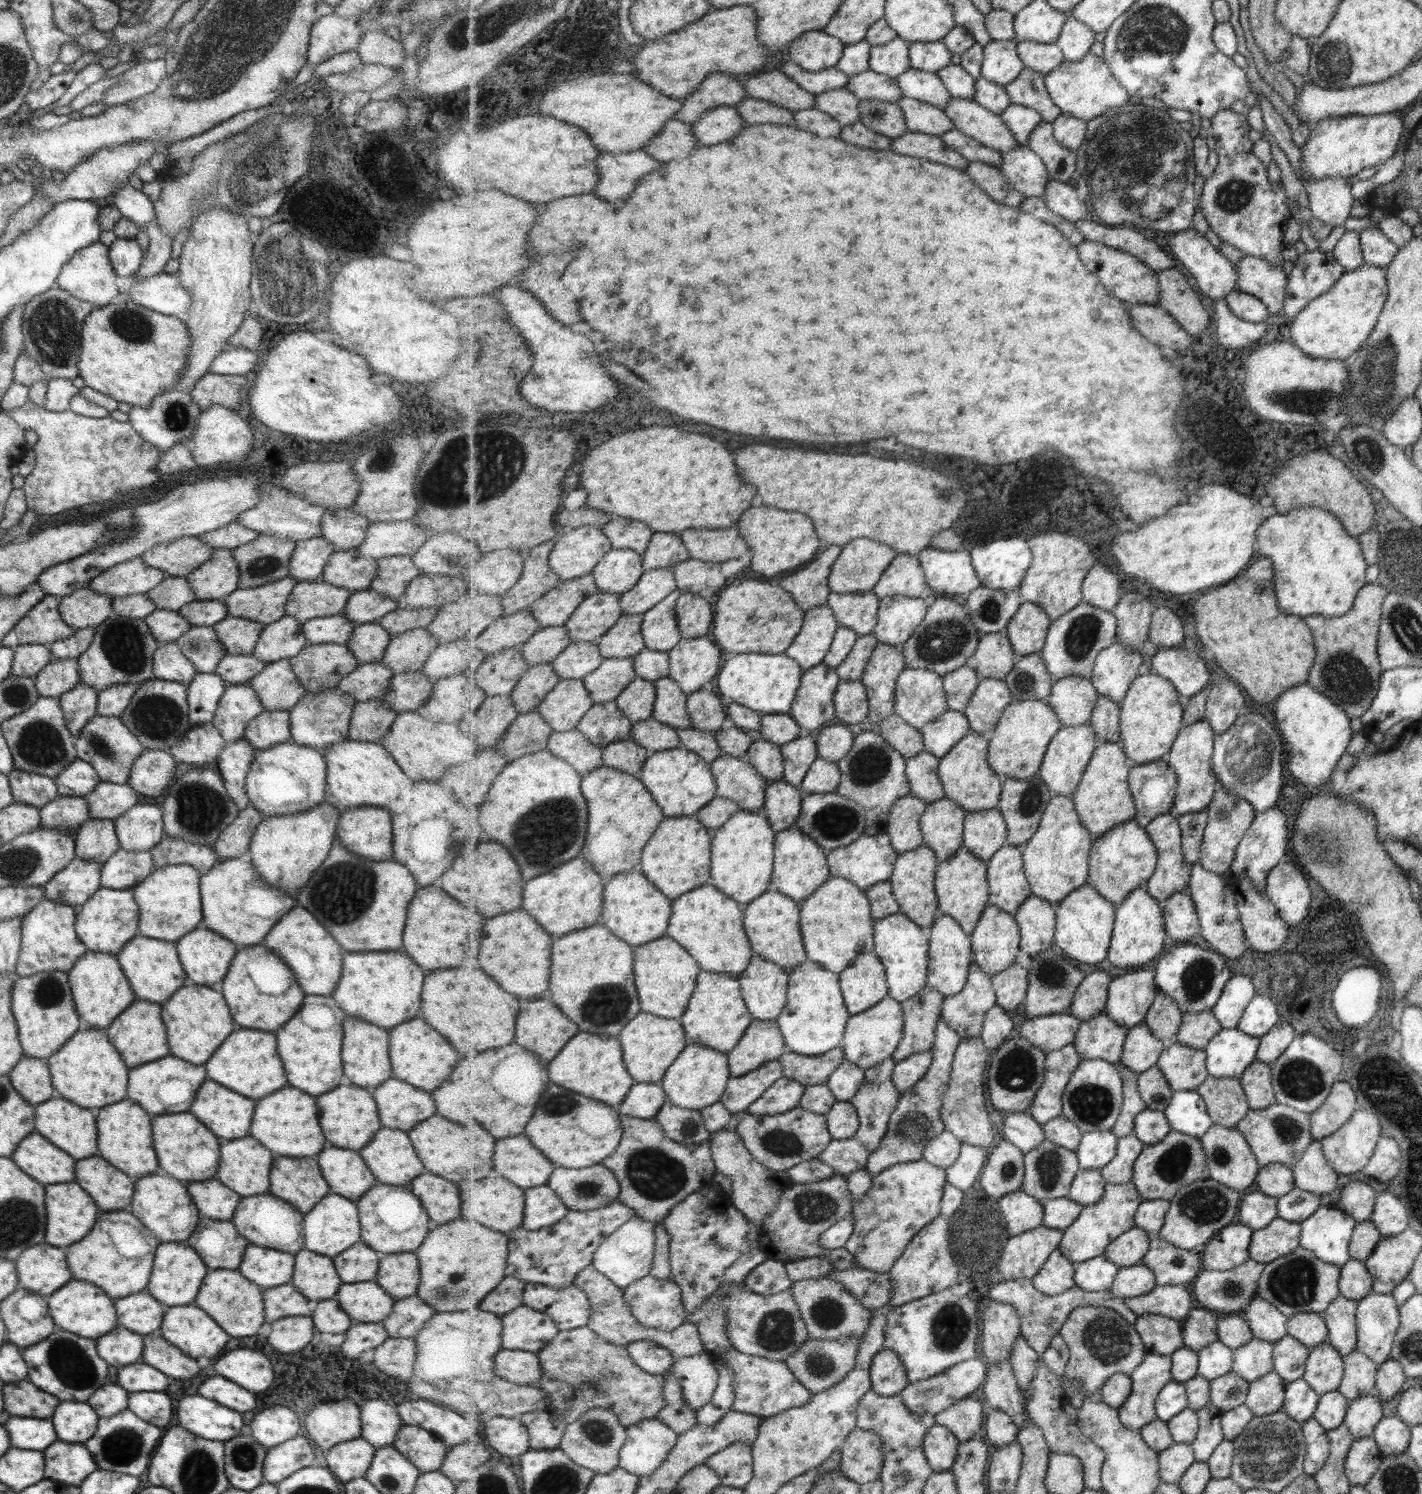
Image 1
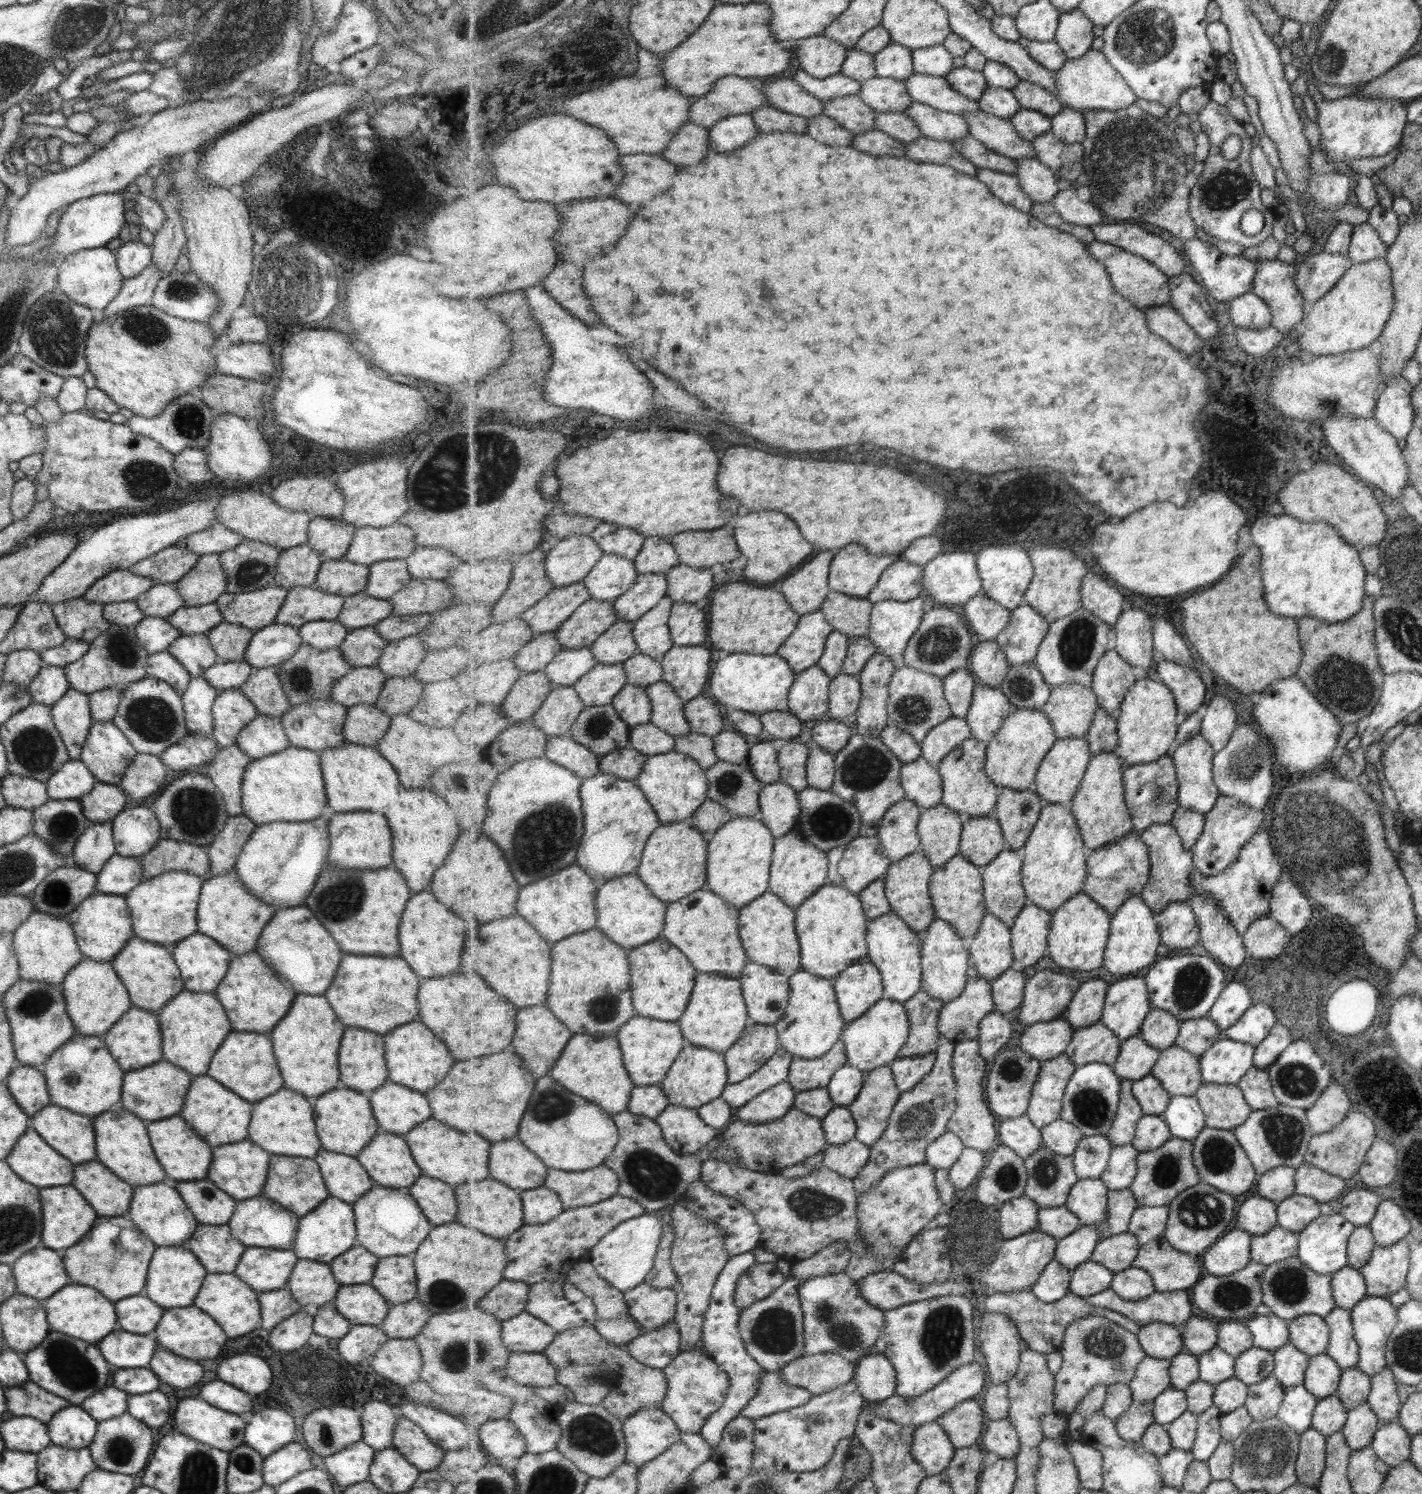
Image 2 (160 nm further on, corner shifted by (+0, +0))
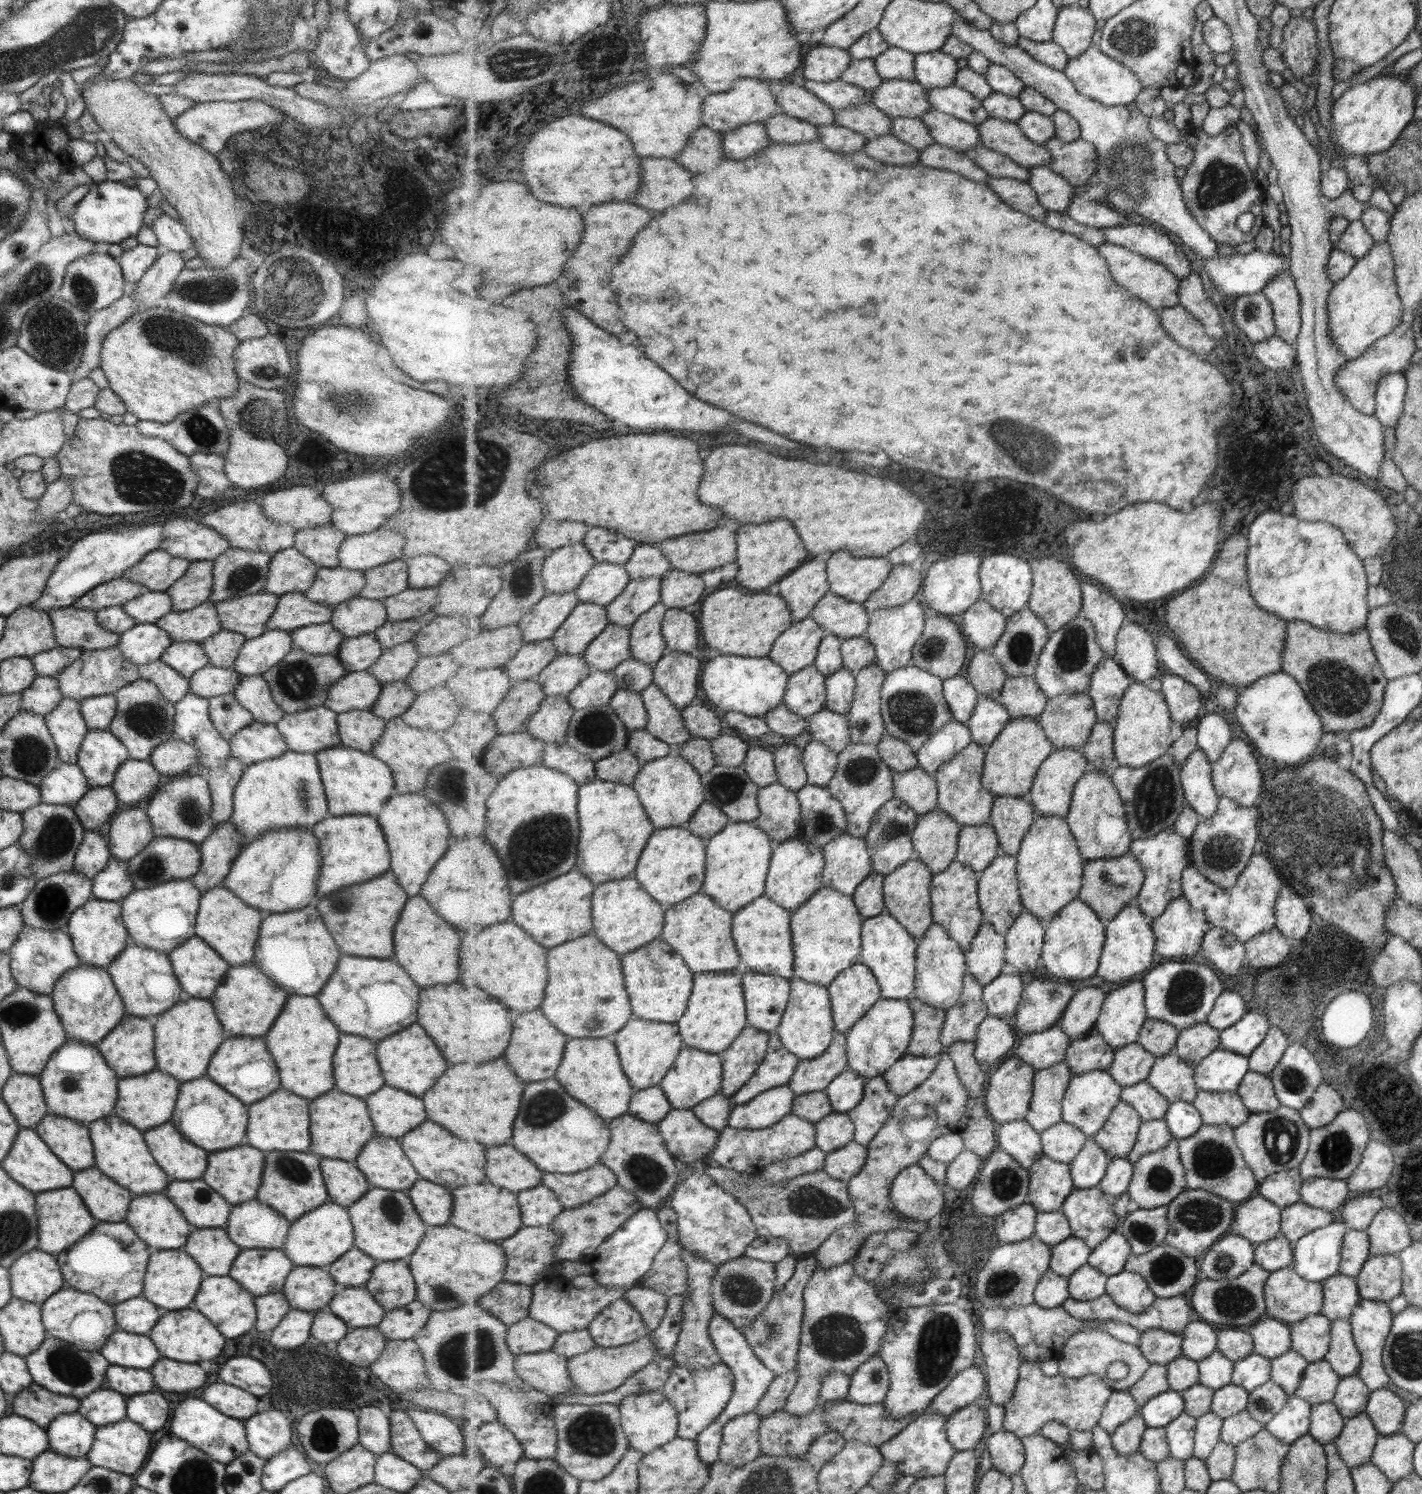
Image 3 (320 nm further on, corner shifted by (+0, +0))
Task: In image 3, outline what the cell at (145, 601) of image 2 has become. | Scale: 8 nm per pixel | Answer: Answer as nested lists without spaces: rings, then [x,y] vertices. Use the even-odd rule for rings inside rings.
[[[144,590],[120,607],[133,619],[134,624],[149,624],[171,611],[171,601],[164,592]]]

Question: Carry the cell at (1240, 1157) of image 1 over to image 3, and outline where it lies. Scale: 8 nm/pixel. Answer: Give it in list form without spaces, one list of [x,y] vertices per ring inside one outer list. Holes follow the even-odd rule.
[[[1204,1124],[1192,1137],[1180,1139],[1180,1153],[1187,1170],[1187,1188],[1205,1189],[1238,1205],[1255,1196],[1253,1192],[1257,1190],[1258,1180],[1255,1180],[1256,1174],[1236,1143],[1235,1129],[1232,1126]]]

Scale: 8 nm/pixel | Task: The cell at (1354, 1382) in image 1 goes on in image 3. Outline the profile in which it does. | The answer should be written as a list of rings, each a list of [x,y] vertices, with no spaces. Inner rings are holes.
[[[1355,1374],[1340,1377],[1333,1398],[1330,1400],[1336,1411],[1346,1420],[1364,1410],[1370,1392]]]

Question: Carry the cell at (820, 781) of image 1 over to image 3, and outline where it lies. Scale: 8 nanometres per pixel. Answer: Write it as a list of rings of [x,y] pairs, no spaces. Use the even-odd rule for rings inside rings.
[[[812,740],[804,748],[804,764],[808,772],[808,784],[826,787],[836,777],[838,753],[823,742]]]

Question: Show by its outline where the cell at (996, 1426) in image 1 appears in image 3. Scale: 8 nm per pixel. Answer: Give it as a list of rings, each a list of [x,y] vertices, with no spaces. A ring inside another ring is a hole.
[[[1001,1430],[987,1437],[987,1454],[992,1457],[994,1468],[1013,1476],[1026,1463],[1026,1450],[1020,1435]]]

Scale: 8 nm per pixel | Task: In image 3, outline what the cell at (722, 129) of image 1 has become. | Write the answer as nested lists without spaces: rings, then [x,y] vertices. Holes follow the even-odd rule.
[[[750,122],[724,134],[724,152],[731,160],[745,160],[755,156],[772,143],[766,126]]]

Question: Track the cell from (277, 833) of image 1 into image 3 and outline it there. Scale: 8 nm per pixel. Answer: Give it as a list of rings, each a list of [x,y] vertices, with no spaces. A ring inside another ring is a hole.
[[[311,829],[269,830],[241,848],[222,886],[240,898],[241,902],[257,910],[267,910],[271,914],[299,910],[315,896],[316,880],[321,868],[320,858]]]

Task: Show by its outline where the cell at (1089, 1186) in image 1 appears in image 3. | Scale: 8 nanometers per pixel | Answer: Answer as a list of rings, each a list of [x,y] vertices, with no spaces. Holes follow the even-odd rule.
[[[1099,1186],[1075,1188],[1060,1211],[1069,1219],[1072,1236],[1083,1238],[1092,1249],[1120,1227],[1113,1199]]]

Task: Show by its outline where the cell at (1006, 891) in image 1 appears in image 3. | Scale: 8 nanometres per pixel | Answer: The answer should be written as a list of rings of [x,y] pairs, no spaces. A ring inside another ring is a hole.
[[[1000,854],[980,878],[980,907],[986,921],[1006,935],[1026,908],[1020,897],[1018,858]]]

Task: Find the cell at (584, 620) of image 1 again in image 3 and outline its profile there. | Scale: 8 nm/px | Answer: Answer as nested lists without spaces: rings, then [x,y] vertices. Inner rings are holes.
[[[580,603],[554,634],[552,641],[560,655],[583,654],[609,623],[605,606]]]

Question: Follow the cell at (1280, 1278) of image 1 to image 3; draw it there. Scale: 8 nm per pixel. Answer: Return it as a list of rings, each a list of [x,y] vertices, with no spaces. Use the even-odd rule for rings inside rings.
[[[1291,1264],[1285,1269],[1272,1271],[1267,1279],[1267,1284],[1264,1286],[1265,1306],[1267,1307],[1268,1316],[1292,1324],[1309,1314],[1319,1313],[1323,1303],[1321,1283],[1301,1279],[1301,1276],[1293,1270]]]

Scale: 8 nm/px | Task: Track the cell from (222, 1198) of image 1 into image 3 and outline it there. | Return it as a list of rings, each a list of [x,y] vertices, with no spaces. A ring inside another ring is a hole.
[[[201,1179],[168,1182],[164,1195],[194,1229],[224,1229],[231,1206]]]

